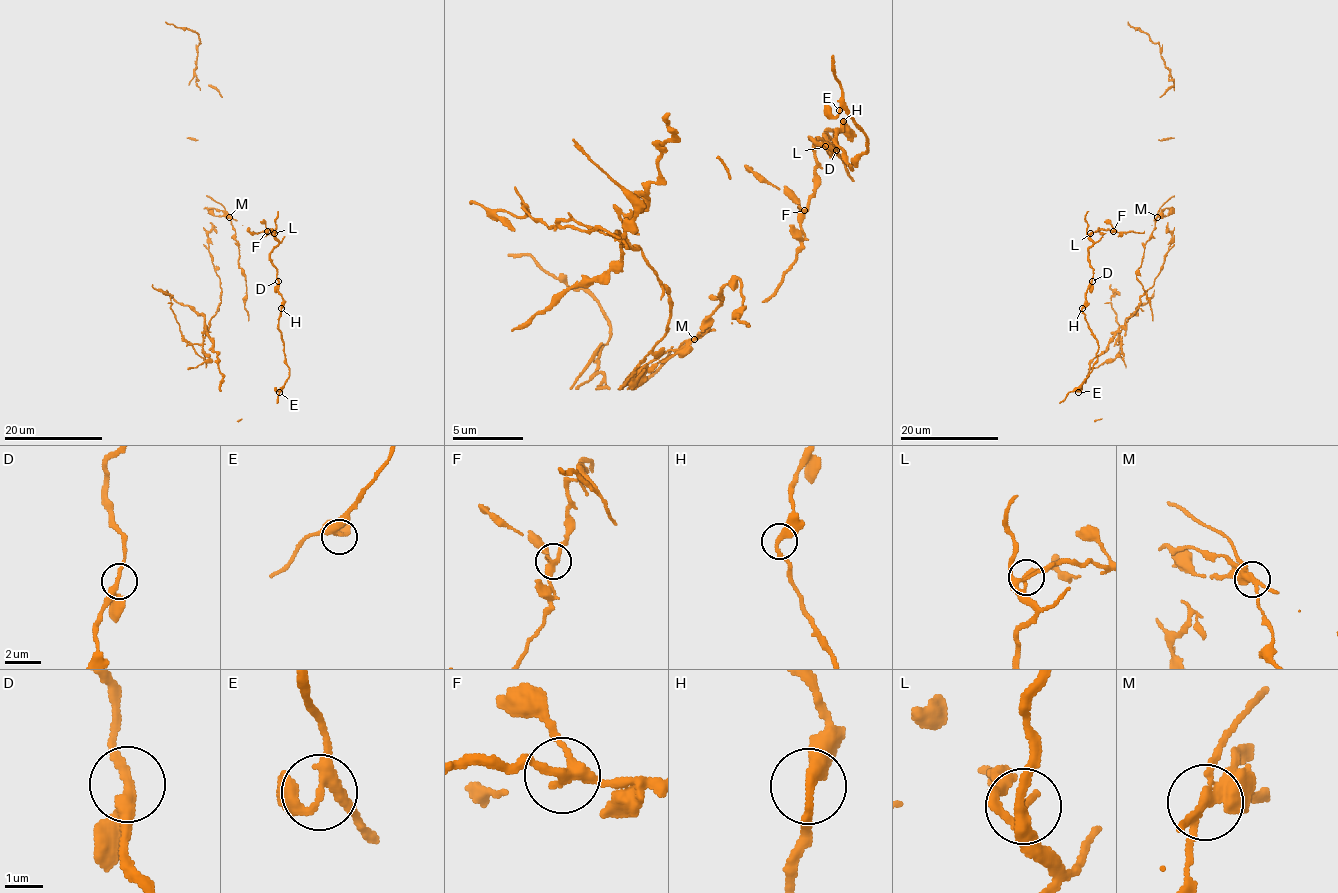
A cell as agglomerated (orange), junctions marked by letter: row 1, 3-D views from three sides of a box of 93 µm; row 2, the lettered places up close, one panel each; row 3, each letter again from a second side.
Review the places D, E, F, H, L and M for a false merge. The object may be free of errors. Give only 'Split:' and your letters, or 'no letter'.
Split: M

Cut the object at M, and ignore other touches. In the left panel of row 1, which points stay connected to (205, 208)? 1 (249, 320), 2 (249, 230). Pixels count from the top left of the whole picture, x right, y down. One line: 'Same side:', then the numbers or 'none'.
Same side: 2

